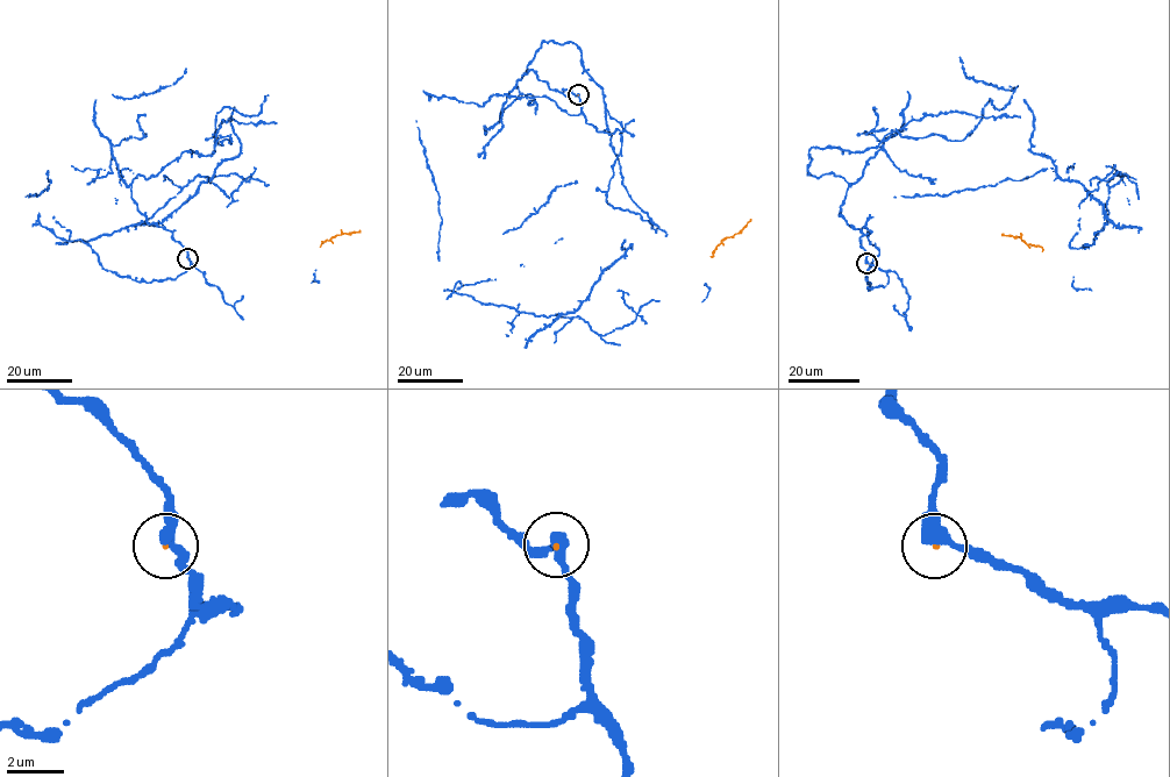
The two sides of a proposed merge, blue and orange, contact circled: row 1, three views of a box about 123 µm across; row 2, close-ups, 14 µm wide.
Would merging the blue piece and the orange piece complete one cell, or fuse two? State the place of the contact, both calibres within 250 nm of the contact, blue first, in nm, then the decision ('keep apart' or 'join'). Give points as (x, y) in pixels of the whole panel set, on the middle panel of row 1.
place (578, 94); calibres 360 and 70 nm; join

